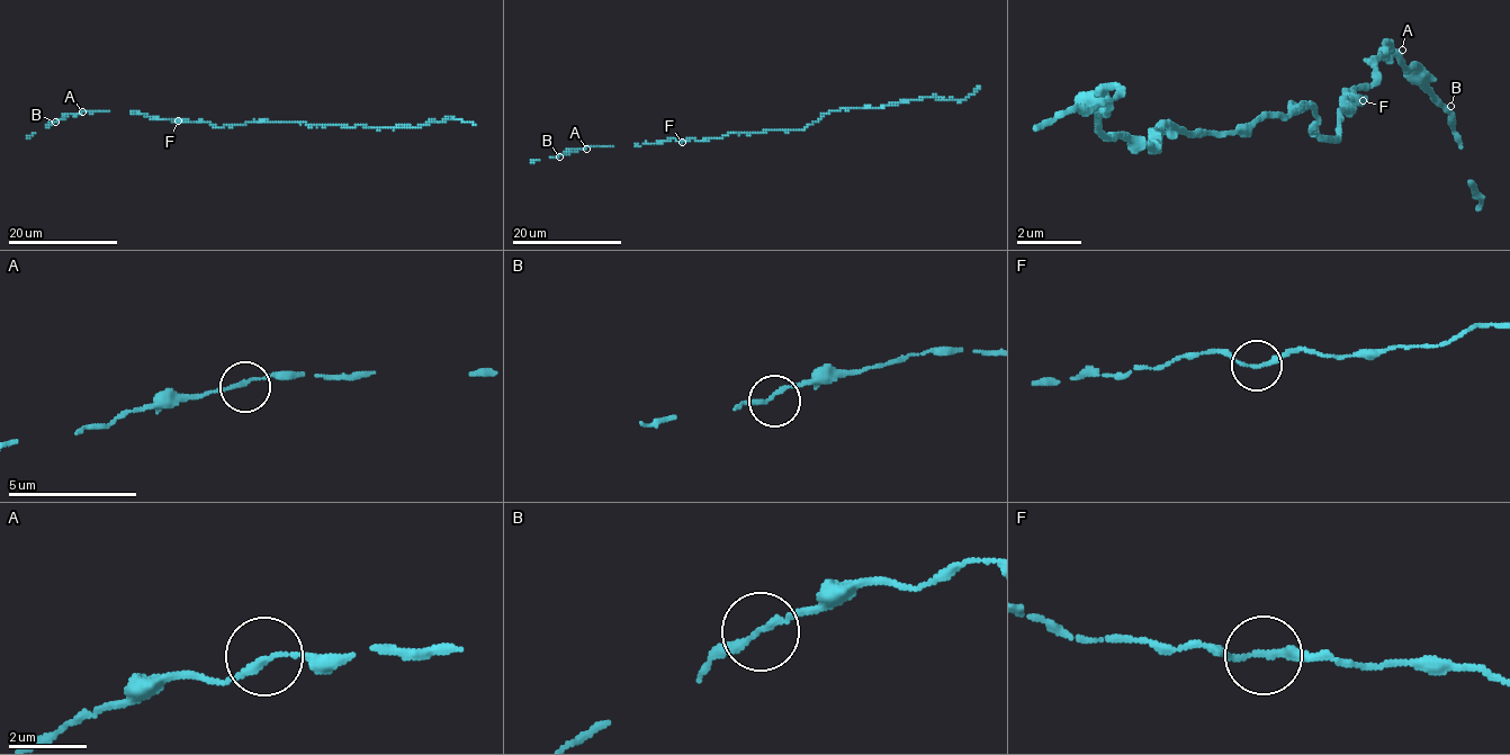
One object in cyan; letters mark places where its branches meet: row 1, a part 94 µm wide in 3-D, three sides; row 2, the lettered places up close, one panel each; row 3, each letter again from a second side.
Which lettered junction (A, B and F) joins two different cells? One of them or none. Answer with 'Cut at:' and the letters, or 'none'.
Cut at: none

